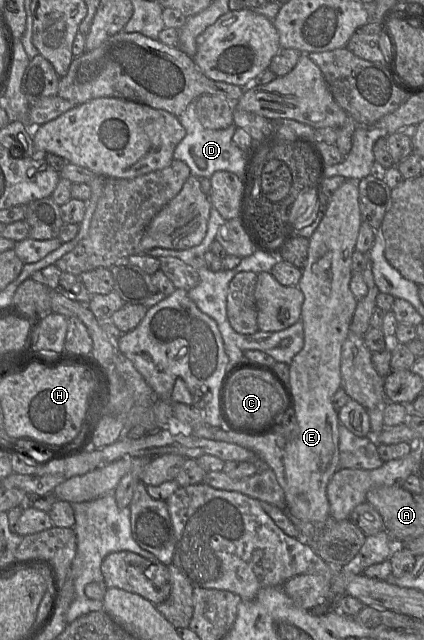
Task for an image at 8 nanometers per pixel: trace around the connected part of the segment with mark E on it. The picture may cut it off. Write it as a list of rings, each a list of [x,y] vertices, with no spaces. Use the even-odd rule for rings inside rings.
[[[349,179],[336,189],[330,198],[324,215],[316,230],[309,238],[309,248],[306,263],[302,270],[301,279],[297,287],[304,294],[304,302],[301,310],[301,321],[304,328],[303,348],[293,357],[289,363],[289,388],[294,398],[294,414],[289,423],[284,427],[290,430],[288,436],[271,433],[266,436],[256,437],[238,434],[223,427],[203,426],[194,428],[191,434],[233,443],[253,451],[269,467],[283,489],[287,509],[285,512],[303,521],[312,523],[326,522],[330,517],[330,506],[327,498],[327,485],[333,474],[339,467],[339,419],[333,405],[333,397],[341,388],[341,351],[342,345],[350,332],[350,324],[355,312],[358,300],[350,290],[350,281],[353,275],[352,254],[356,250],[356,242],[362,217],[359,206],[359,193],[357,181]]]

